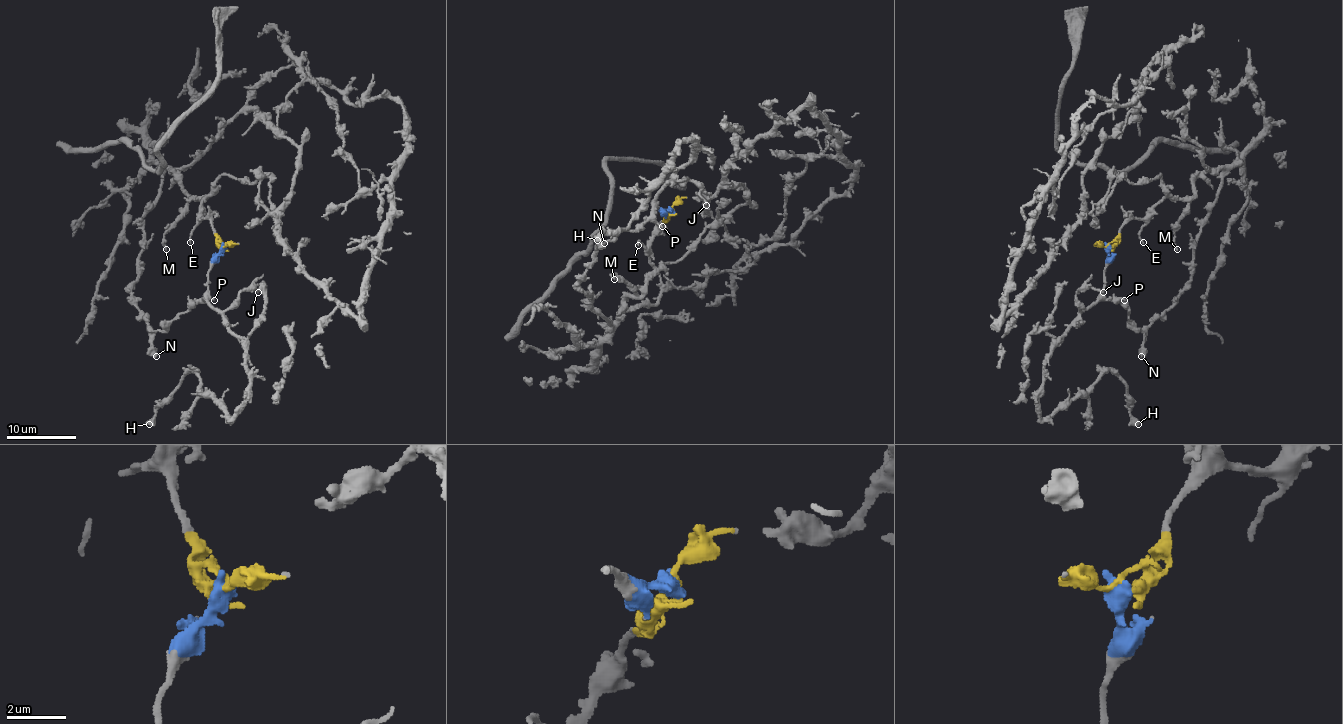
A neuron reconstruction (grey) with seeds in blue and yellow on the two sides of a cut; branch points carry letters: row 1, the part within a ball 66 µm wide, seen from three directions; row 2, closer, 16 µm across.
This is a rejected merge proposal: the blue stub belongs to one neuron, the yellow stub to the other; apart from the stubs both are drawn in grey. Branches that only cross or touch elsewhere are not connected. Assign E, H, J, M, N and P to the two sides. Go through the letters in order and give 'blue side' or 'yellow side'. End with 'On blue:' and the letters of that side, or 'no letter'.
E: yellow side
H: blue side
J: blue side
M: yellow side
N: yellow side
P: blue side
On blue: H, J, P

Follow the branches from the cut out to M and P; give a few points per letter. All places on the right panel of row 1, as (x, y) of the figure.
M: (1107, 246), (1125, 224), (1140, 218), (1166, 196), (1173, 196), (1187, 203), (1175, 234), (1177, 249)
P: (1107, 246), (1104, 294), (1107, 298), (1125, 300)

